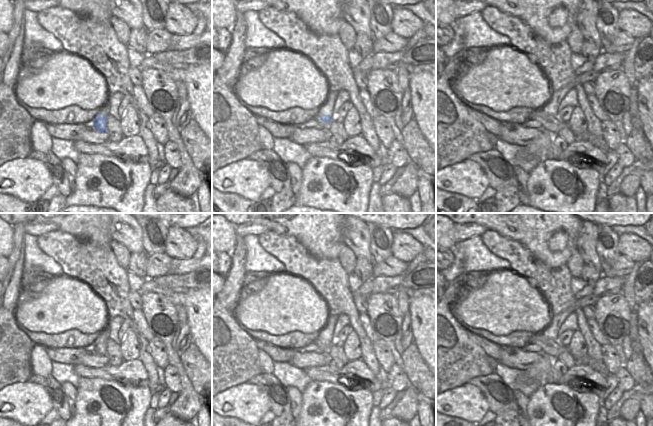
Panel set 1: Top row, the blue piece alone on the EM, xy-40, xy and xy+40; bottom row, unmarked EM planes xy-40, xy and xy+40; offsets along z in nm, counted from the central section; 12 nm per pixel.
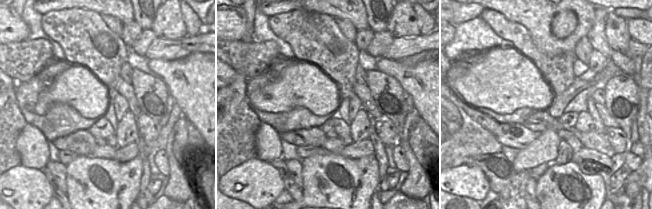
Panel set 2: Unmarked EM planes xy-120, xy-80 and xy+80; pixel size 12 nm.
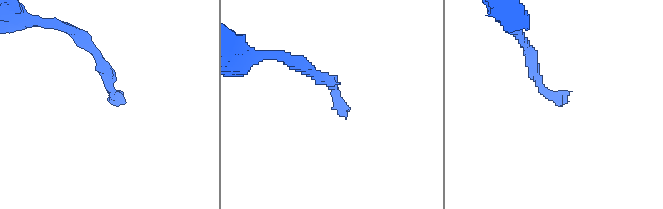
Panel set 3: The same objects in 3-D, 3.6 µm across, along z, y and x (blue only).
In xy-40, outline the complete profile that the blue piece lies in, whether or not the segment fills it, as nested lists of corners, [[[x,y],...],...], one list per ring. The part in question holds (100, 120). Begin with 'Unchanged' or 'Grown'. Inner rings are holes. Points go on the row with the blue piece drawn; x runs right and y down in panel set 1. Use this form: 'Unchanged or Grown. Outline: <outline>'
Grown. Outline: [[[96,115],[94,120],[94,129],[99,132],[107,132],[112,134],[122,134],[121,123],[111,115]]]

